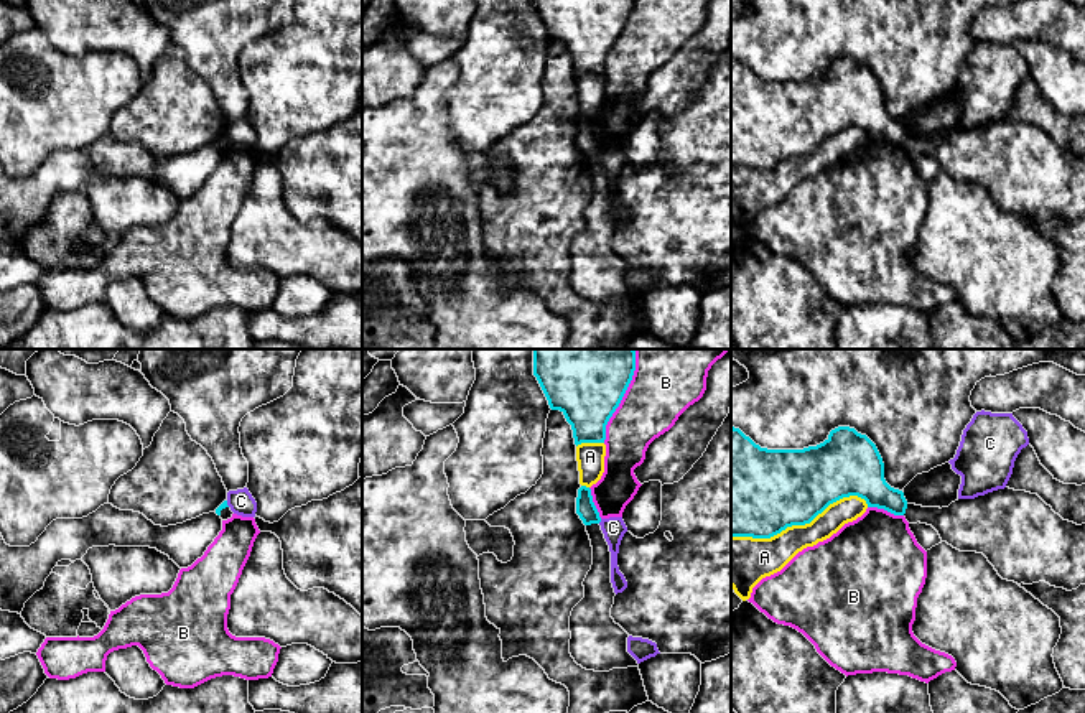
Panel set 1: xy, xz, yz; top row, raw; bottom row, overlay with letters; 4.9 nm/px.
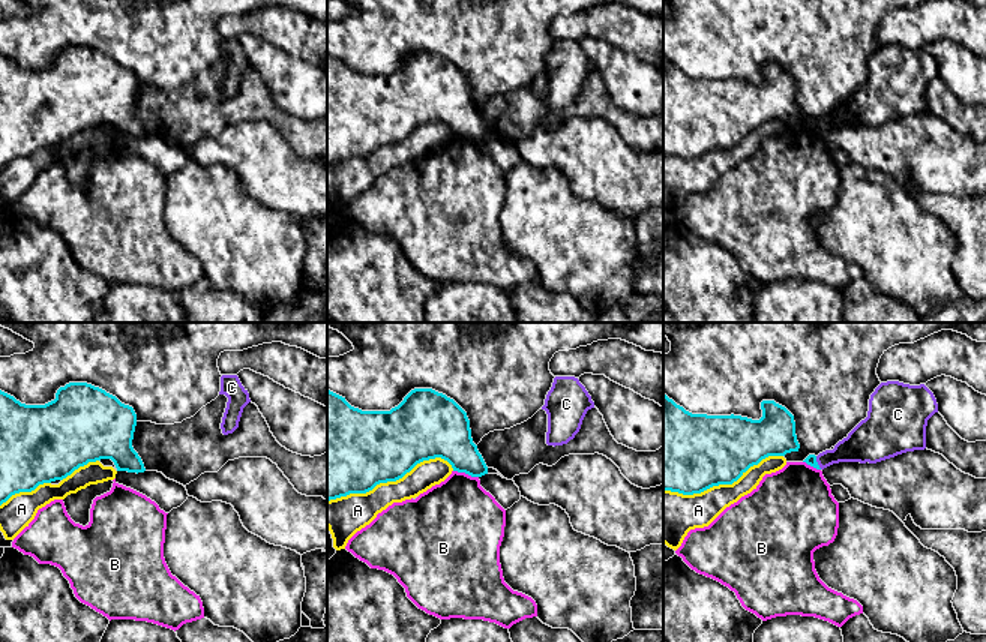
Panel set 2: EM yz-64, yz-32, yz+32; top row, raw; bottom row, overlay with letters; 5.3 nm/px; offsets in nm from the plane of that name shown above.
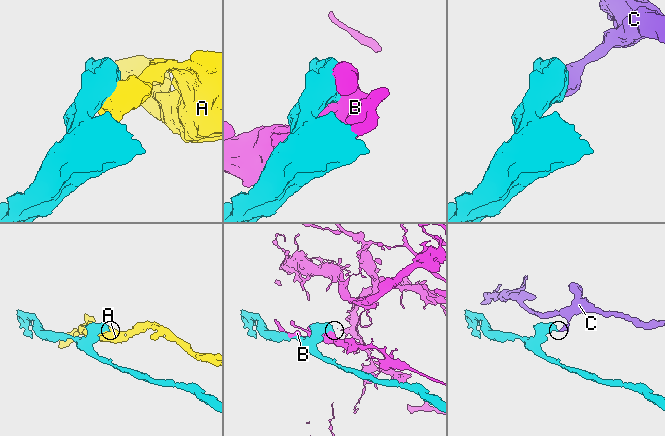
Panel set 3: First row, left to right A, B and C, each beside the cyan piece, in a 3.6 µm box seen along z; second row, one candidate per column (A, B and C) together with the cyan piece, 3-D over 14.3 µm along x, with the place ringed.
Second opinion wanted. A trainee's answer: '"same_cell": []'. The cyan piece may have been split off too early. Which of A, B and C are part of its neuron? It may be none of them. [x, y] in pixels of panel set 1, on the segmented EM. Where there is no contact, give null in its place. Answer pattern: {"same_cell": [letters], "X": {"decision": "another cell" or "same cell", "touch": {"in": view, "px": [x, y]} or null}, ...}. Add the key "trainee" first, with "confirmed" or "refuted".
{"trainee": "confirmed", "same_cell": [], "A": {"decision": "another cell", "touch": {"in": "yz", "px": [799, 524]}}, "B": {"decision": "another cell", "touch": {"in": "xz", "px": [623, 396]}}, "C": {"decision": "another cell", "touch": {"in": "xz", "px": [600, 521]}}}

